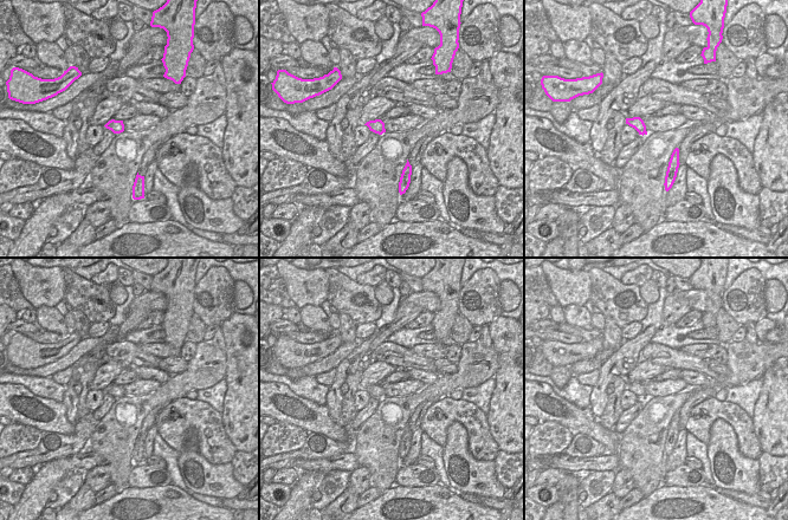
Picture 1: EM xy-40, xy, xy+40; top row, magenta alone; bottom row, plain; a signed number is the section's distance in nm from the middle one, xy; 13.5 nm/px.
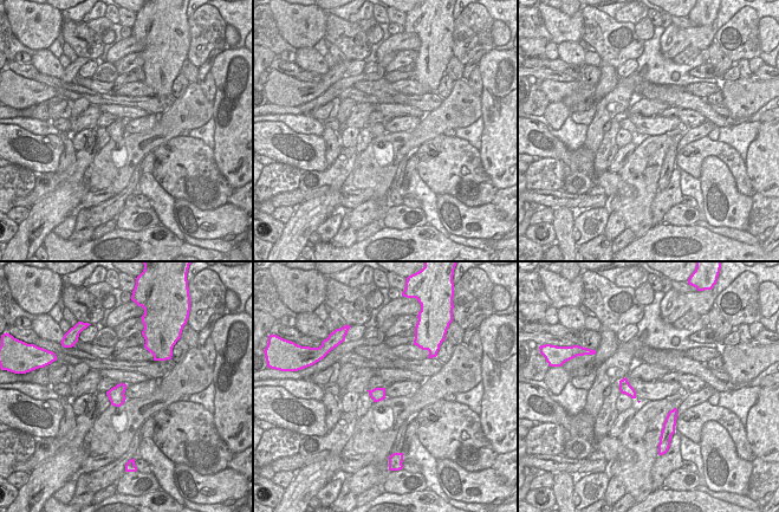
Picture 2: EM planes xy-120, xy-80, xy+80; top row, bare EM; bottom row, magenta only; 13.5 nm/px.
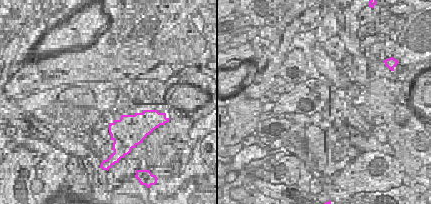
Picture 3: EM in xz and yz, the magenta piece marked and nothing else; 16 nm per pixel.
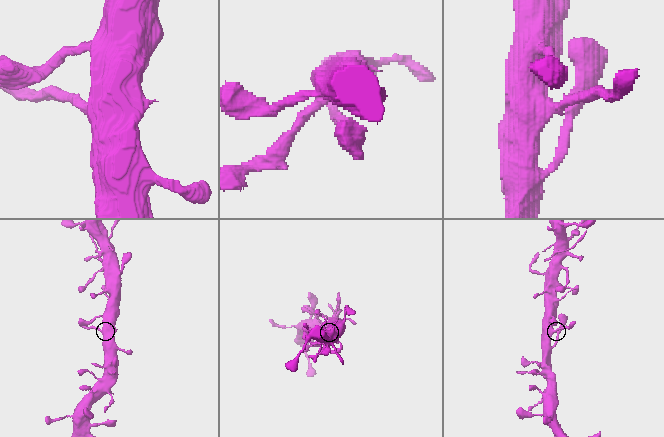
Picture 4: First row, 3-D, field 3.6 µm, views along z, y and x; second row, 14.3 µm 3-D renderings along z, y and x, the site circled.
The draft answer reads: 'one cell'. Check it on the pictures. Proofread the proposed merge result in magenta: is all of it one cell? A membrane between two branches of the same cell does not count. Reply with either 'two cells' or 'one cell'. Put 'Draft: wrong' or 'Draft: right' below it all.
one cell
Draft: right

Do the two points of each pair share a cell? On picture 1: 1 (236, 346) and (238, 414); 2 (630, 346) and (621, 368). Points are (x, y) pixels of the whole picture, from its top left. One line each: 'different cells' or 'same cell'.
1: same cell
2: same cell

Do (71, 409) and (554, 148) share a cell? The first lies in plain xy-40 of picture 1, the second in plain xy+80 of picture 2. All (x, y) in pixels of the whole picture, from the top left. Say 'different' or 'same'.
different

